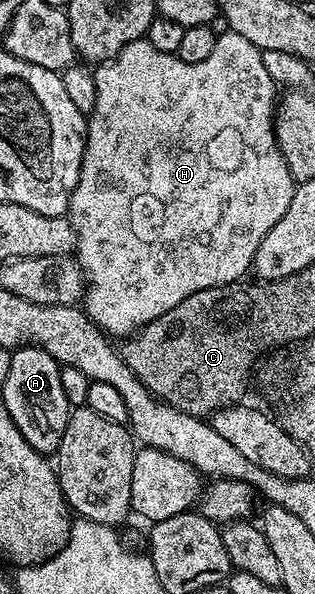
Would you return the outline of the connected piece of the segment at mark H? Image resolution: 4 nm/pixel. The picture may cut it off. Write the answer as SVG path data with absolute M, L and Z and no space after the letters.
M227 29L221 30L216 37L214 50L206 61L187 63L175 53L162 53L162 49L154 49L147 38L135 39L126 45L114 58L99 64L96 72L96 100L91 115L87 116L88 133L84 136L84 156L82 169L78 177L78 185L70 197L67 219L76 230L76 250L74 258L84 271L87 283L82 300L83 310L88 312L89 319L109 336L124 335L131 337L147 323L162 317L178 301L186 301L190 293L198 293L202 289L210 289L218 285L234 283L245 278L244 274L252 271L254 253L258 253L258 245L262 245L262 237L282 221L282 213L290 209L290 201L298 186L276 143L276 105L278 102L278 86L266 73L262 65L261 52L246 37Z

